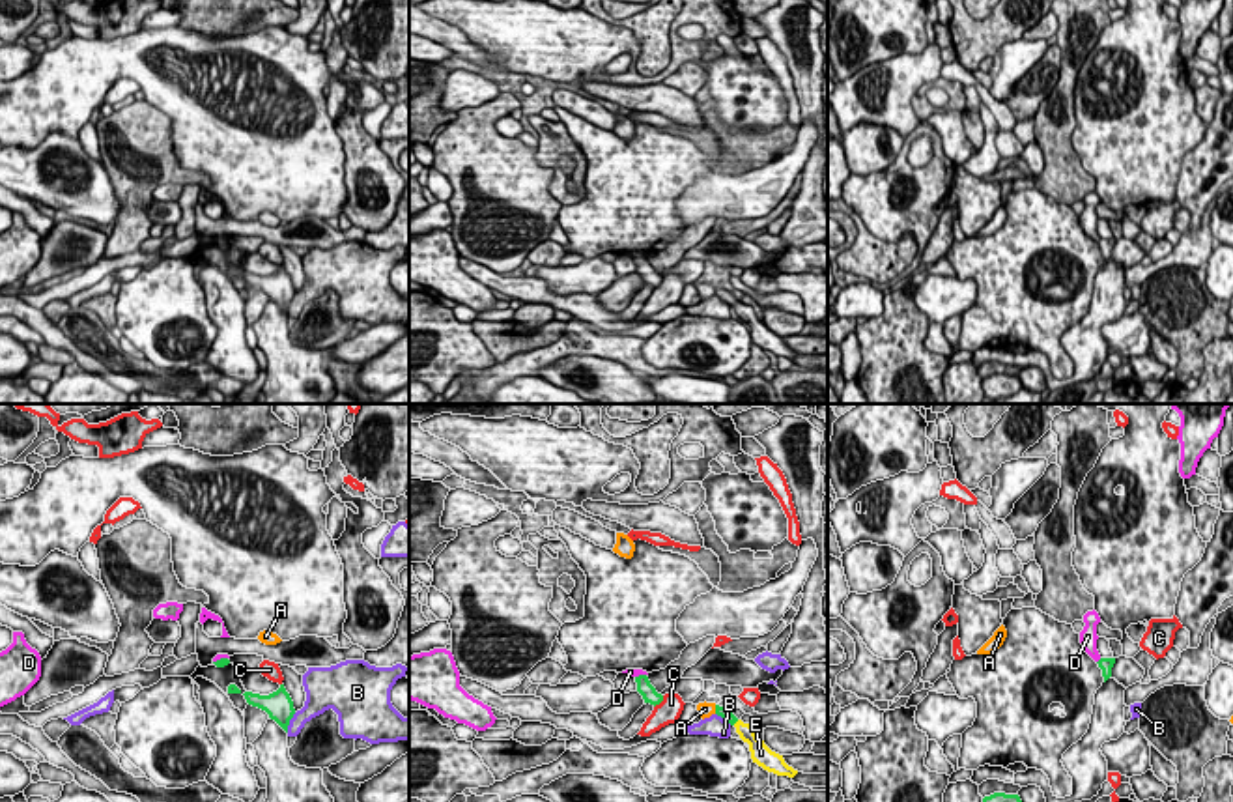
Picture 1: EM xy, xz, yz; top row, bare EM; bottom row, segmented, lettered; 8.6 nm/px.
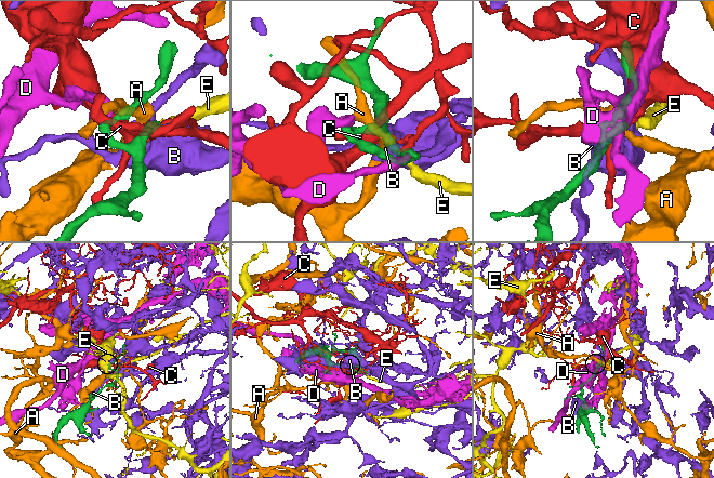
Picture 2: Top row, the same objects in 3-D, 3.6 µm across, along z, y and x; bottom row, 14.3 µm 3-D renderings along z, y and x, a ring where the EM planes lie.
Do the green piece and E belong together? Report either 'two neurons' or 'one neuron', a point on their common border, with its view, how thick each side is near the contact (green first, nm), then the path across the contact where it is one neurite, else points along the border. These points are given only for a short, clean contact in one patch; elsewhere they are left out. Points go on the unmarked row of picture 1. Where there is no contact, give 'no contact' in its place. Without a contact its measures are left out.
one neuron; contact xz (735, 303); calibres 90 and 140 nm; way xz (720, 292), (735, 303), (746, 313)

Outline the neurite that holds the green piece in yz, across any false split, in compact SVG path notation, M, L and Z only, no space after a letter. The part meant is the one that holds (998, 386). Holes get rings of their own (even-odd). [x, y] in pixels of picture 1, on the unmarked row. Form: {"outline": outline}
{"outline": "M994 374L983 380L985 396L990 400L1005 398L1022 389L1018 376Z"}

